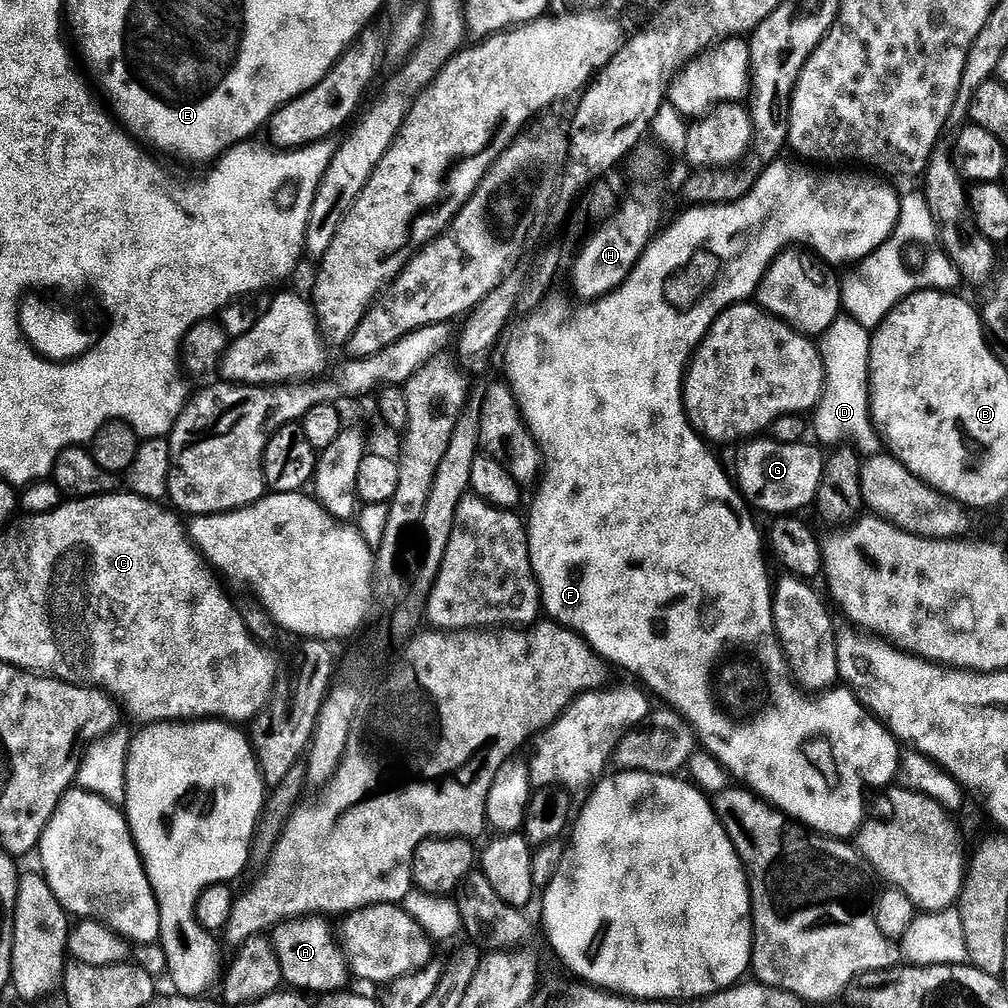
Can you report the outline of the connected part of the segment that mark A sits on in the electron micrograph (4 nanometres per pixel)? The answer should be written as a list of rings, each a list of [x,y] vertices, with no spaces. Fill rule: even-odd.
[[[320,918],[287,920],[270,933],[283,983],[304,994],[313,994],[312,992],[336,994],[344,990],[339,988],[346,987],[348,980],[350,981],[350,970],[341,949],[334,943],[333,937],[332,940],[328,937],[328,928],[323,922],[325,923]]]

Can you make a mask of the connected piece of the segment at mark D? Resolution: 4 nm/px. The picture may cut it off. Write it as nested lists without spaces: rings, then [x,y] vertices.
[[[842,314],[819,337],[818,347],[824,364],[824,393],[814,410],[816,421],[813,419],[810,424],[814,436],[816,432],[815,439],[821,445],[831,446],[853,442],[865,457],[877,455],[882,448],[882,437],[872,419],[871,331]]]

